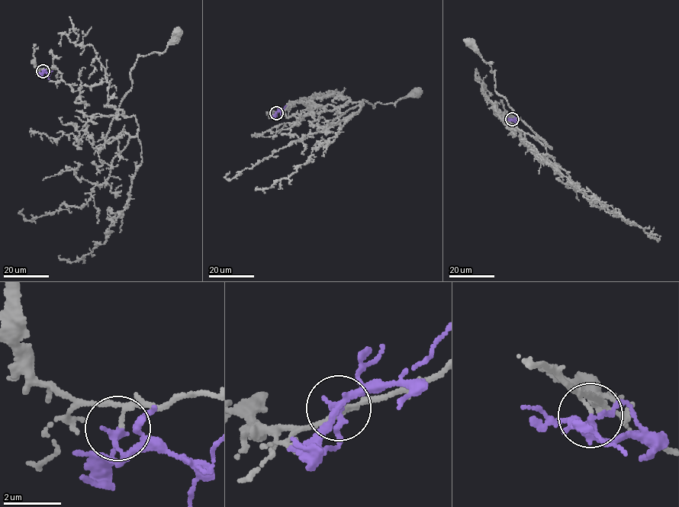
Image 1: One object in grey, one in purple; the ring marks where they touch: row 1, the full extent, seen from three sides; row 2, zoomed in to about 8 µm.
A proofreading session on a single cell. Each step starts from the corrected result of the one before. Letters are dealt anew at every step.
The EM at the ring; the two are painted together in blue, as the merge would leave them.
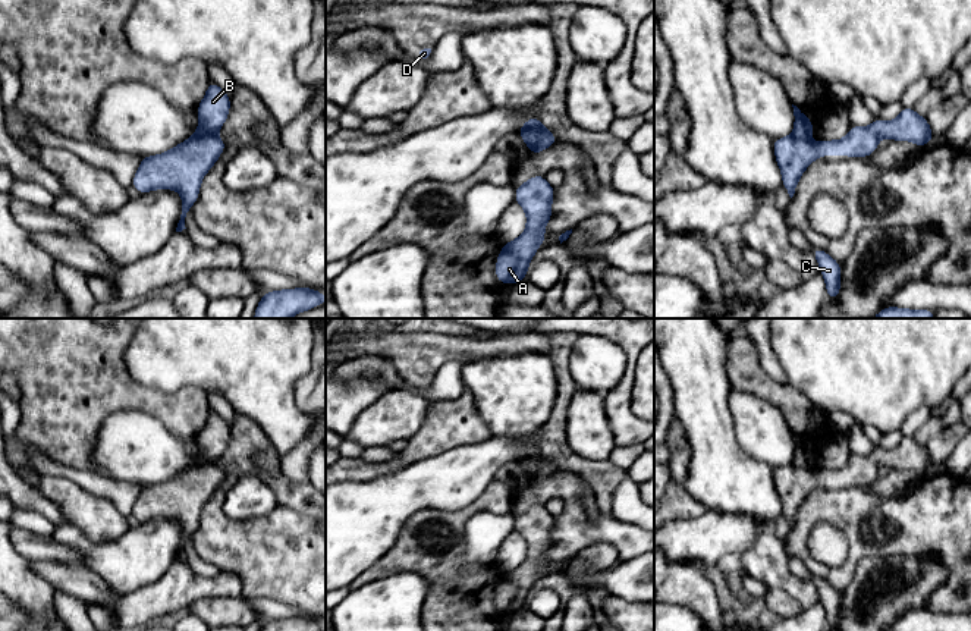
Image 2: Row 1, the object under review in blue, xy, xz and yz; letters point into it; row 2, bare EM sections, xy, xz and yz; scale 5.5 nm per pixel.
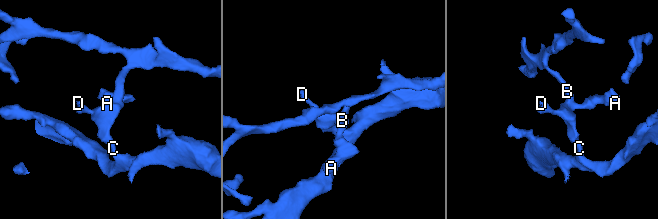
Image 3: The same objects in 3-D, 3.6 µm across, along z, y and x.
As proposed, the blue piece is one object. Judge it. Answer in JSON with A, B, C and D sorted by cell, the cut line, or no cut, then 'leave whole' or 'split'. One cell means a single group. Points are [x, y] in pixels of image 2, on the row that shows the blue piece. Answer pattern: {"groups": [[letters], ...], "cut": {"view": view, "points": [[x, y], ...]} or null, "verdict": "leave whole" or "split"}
{"groups": [["A", "C", "D"], ["B"]], "cut": {"view": "xz", "points": [[519, 131], [531, 131], [536, 135], [536, 143]]}, "verdict": "split"}

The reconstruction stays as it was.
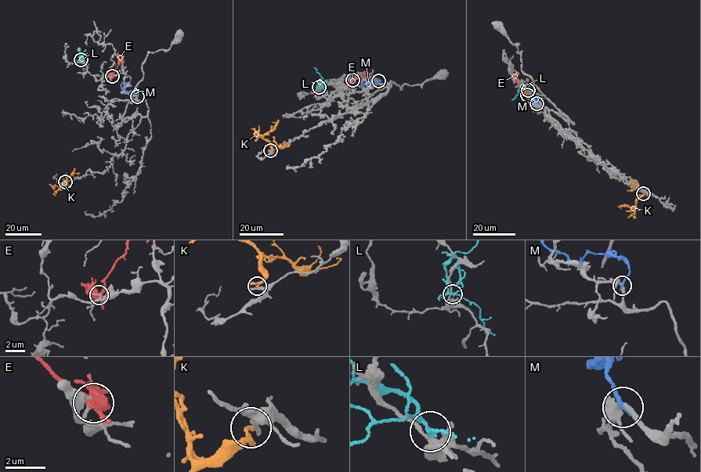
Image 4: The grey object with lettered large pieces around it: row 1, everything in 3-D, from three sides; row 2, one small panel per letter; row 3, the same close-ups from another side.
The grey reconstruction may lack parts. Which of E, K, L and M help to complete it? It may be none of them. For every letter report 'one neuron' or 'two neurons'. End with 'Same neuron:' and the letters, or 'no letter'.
E: two neurons
K: two neurons
L: two neurons
M: two neurons
Same neuron: no letter

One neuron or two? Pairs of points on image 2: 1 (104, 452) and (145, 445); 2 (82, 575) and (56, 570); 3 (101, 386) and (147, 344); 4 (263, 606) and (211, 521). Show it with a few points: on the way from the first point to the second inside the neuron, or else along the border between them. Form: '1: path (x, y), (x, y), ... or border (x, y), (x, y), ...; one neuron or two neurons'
1: path (115, 452), (135, 445); one neuron
2: path (77, 575), (62, 575); one neuron
3: border (134, 333), (125, 367), (148, 388); two neurons
4: border (248, 599), (272, 597), (292, 606); two neurons

